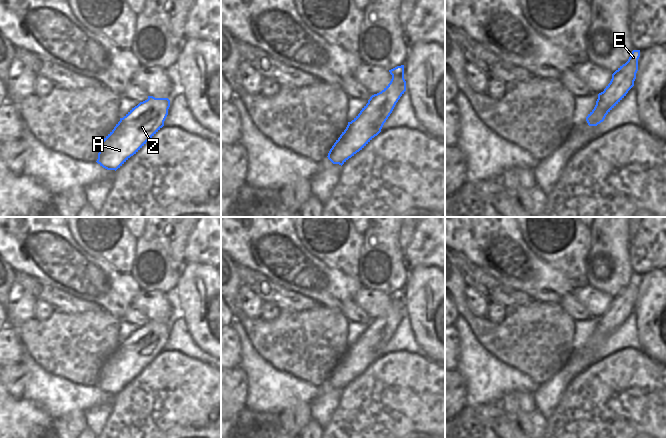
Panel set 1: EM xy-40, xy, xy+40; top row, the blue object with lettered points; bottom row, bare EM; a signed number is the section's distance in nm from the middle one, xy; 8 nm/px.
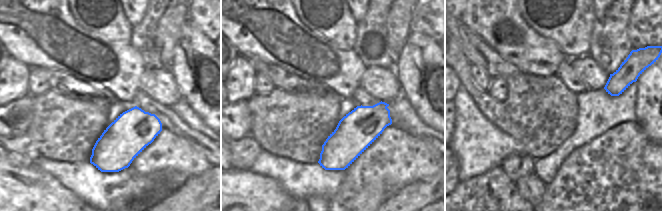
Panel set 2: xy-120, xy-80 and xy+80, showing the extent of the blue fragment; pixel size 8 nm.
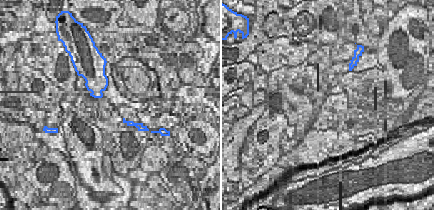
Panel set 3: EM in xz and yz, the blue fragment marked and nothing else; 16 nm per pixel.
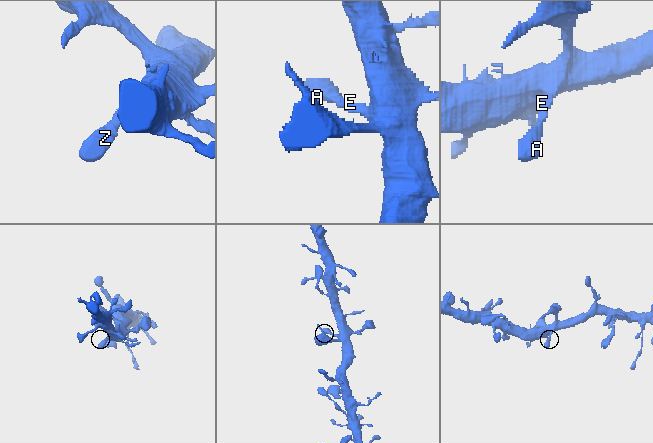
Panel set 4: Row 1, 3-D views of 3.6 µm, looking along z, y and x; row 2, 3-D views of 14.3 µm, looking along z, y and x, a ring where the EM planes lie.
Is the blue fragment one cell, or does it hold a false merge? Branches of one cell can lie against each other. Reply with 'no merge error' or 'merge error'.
no merge error

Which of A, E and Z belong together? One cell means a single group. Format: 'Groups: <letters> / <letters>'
Groups: A E Z

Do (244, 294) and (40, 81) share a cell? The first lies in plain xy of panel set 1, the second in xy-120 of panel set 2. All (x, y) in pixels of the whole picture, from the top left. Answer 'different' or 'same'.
different

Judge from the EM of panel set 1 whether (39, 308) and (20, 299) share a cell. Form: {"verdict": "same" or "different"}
{"verdict": "different"}

